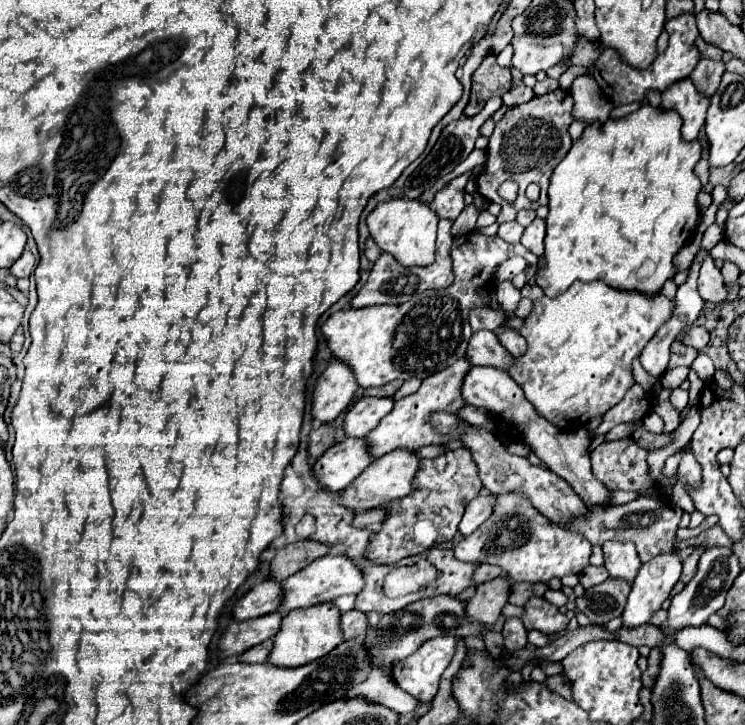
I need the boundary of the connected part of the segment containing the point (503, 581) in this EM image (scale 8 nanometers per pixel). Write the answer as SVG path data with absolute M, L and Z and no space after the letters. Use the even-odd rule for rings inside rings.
M502 576L476 586L474 596L466 602L468 620L470 622L476 620L488 628L496 624L504 604L508 602L508 588L510 588L510 580Z

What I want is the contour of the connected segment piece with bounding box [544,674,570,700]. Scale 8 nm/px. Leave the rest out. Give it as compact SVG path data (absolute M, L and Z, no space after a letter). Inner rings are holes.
M556 674L556 676L548 676L544 684L548 686L548 690L552 690L552 692L556 692L556 694L560 694L560 696L564 696L564 698L568 698L568 700L570 700L568 684L564 684L564 678L562 678L560 674Z

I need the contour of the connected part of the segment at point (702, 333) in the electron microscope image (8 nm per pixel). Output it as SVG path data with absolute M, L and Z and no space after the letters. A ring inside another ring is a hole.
M692 326L692 328L688 328L688 332L686 332L684 338L682 338L682 342L684 342L686 346L692 346L692 348L696 348L696 350L702 350L702 348L708 344L708 340L710 340L710 334L708 334L706 328L702 328L702 326Z

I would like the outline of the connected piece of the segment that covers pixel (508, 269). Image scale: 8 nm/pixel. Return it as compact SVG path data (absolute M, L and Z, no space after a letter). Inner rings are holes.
M514 256L514 258L508 258L506 262L500 262L494 270L494 280L496 282L504 282L504 280L510 280L514 278L518 272L524 272L526 268L526 260L520 258L520 256Z

